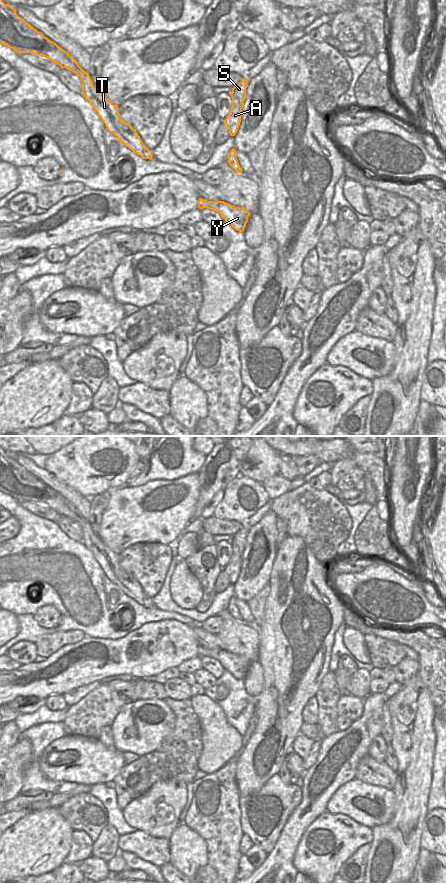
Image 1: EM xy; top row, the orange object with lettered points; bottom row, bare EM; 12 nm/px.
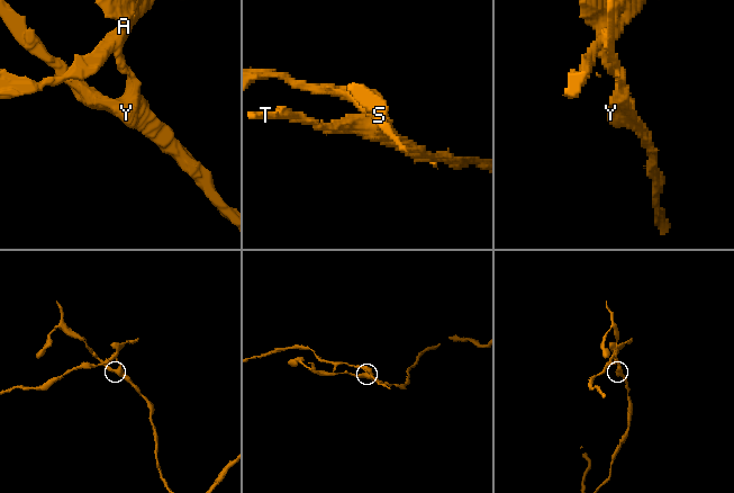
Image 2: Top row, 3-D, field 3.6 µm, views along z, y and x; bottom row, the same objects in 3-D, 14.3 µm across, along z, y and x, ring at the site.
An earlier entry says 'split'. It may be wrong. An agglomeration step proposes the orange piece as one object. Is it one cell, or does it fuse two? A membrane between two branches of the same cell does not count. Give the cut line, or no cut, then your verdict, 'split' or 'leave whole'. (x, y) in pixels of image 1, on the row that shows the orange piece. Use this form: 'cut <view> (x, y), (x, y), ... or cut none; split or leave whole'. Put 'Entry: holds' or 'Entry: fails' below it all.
cut xy (242, 102), (236, 98), (234, 106), (230, 110); split
Entry: holds

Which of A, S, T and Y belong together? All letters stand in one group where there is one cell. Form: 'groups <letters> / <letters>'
groups A / S T Y

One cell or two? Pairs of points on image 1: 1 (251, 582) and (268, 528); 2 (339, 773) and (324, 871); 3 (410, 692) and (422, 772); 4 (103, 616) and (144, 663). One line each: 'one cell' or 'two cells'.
1: one cell
2: two cells
3: one cell
4: two cells

